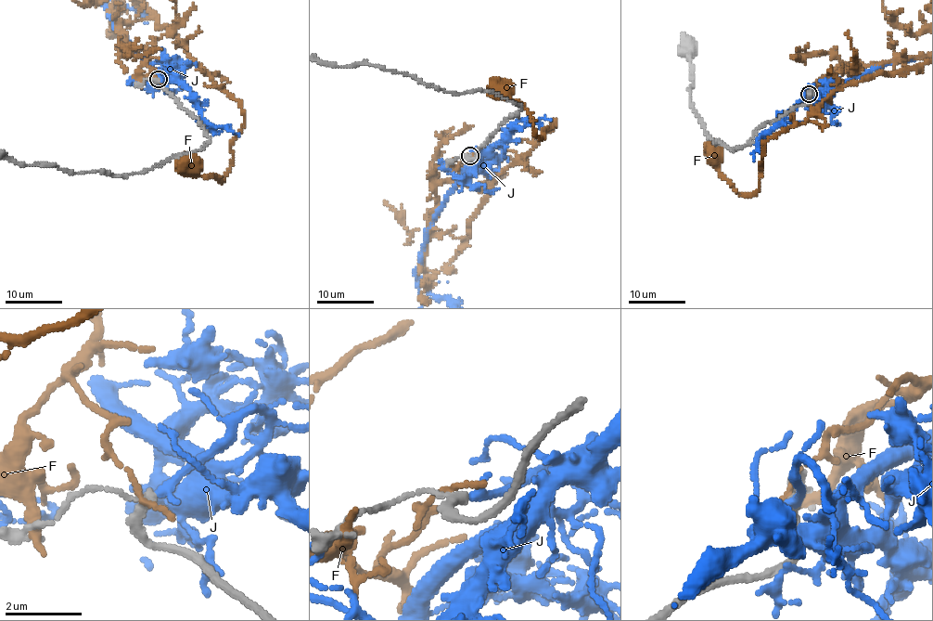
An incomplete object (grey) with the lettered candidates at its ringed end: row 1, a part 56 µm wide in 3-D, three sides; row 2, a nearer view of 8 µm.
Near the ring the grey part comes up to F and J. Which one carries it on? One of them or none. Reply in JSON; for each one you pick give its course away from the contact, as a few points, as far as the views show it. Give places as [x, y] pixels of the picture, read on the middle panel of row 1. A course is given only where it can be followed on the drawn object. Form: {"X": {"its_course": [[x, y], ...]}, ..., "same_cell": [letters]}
{"same_cell": ["J"]}

